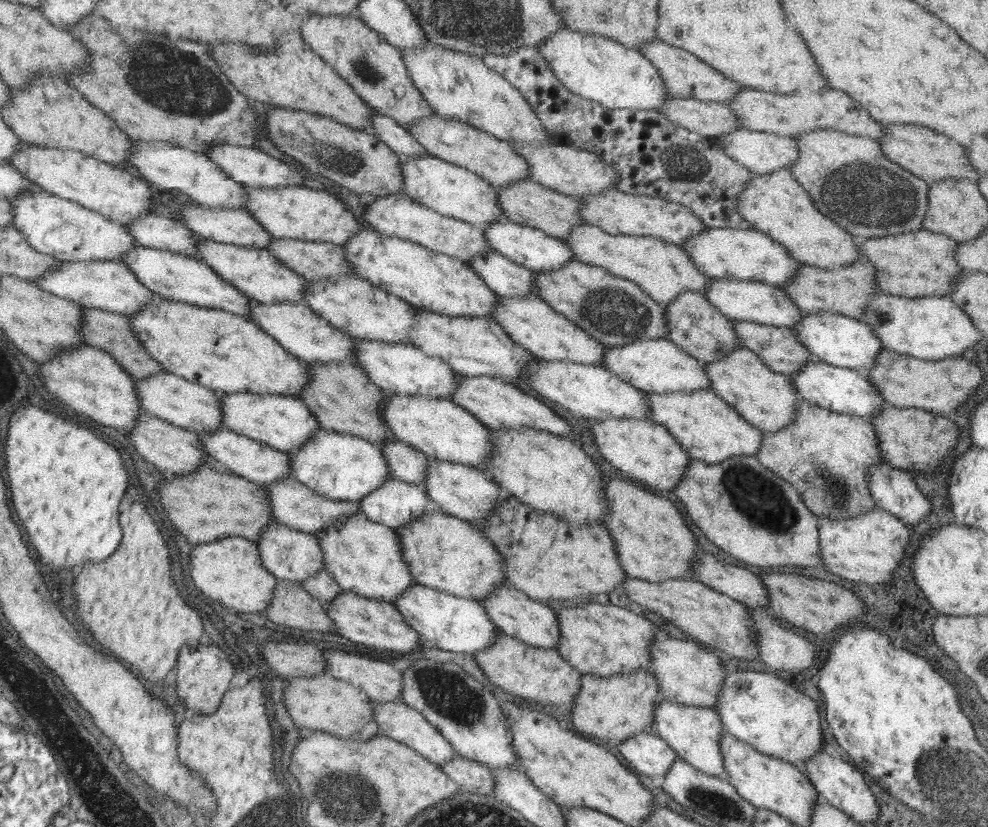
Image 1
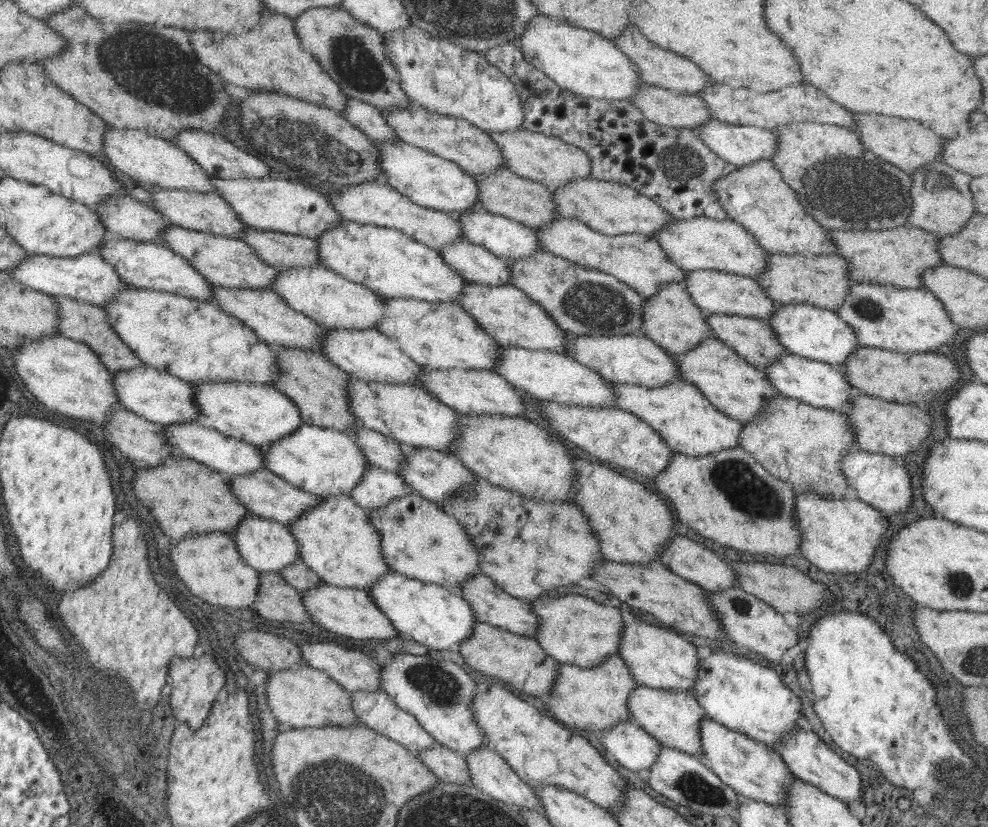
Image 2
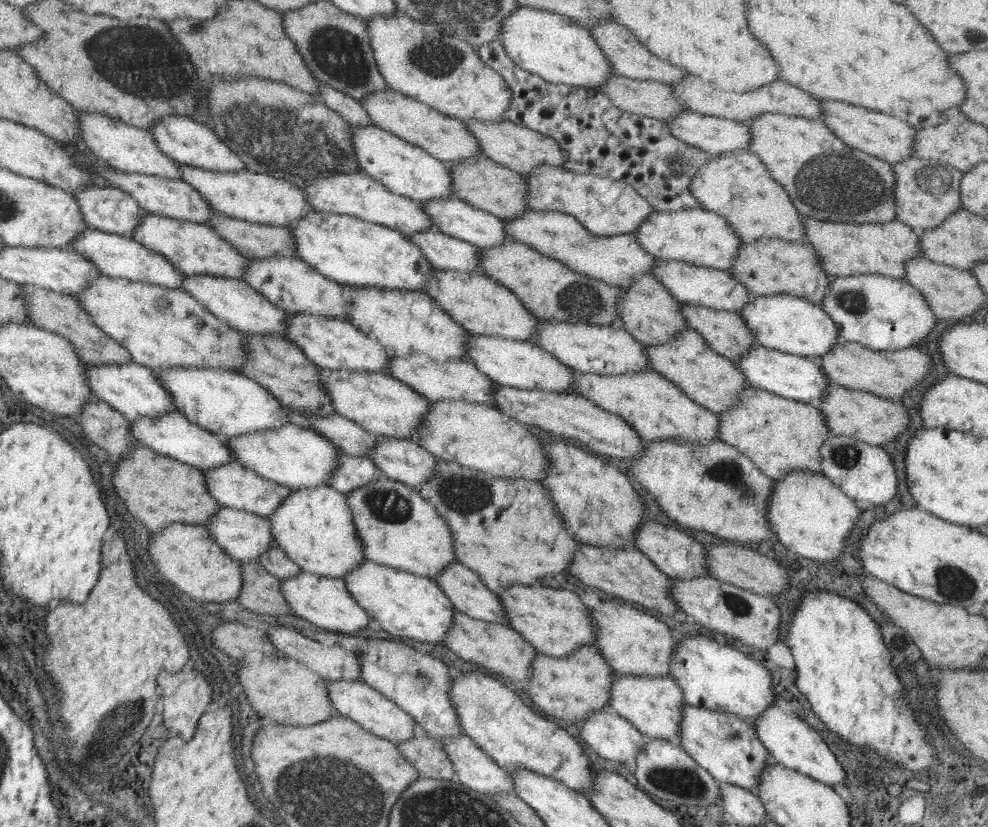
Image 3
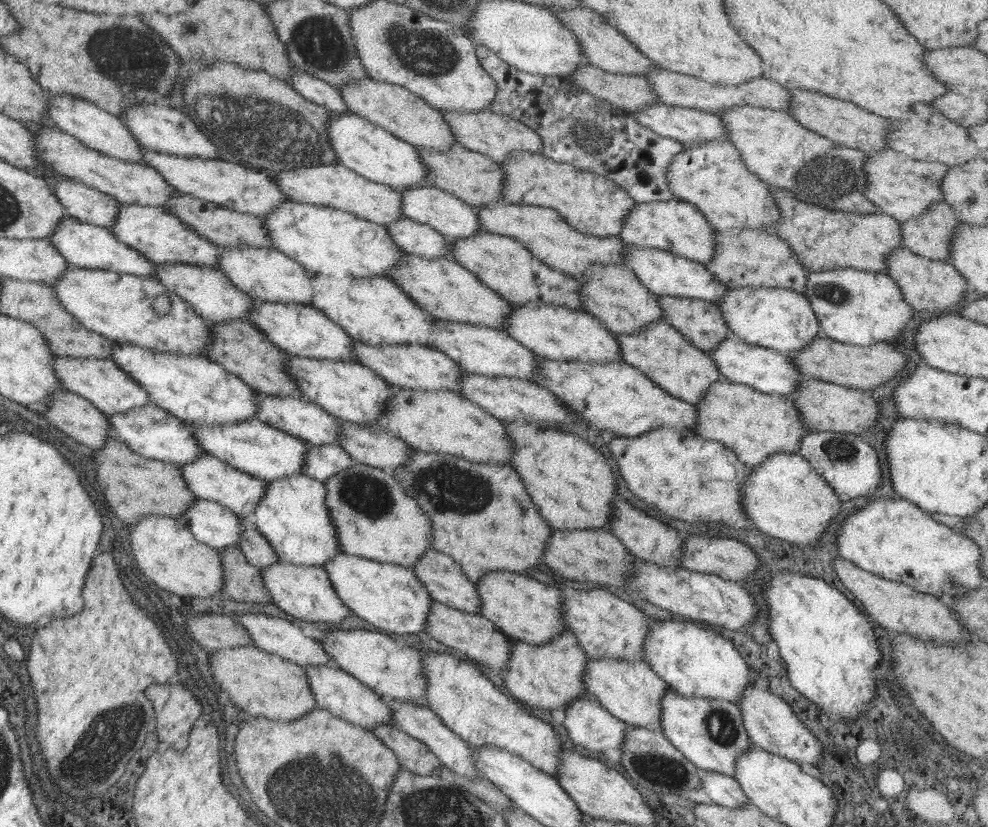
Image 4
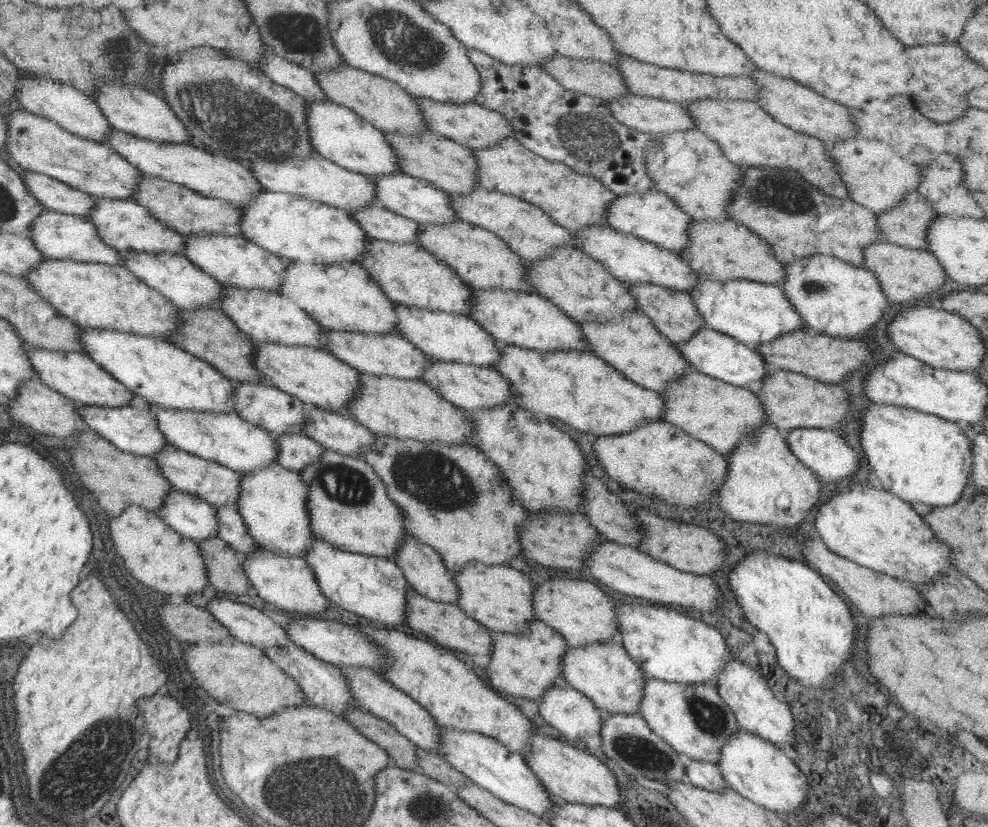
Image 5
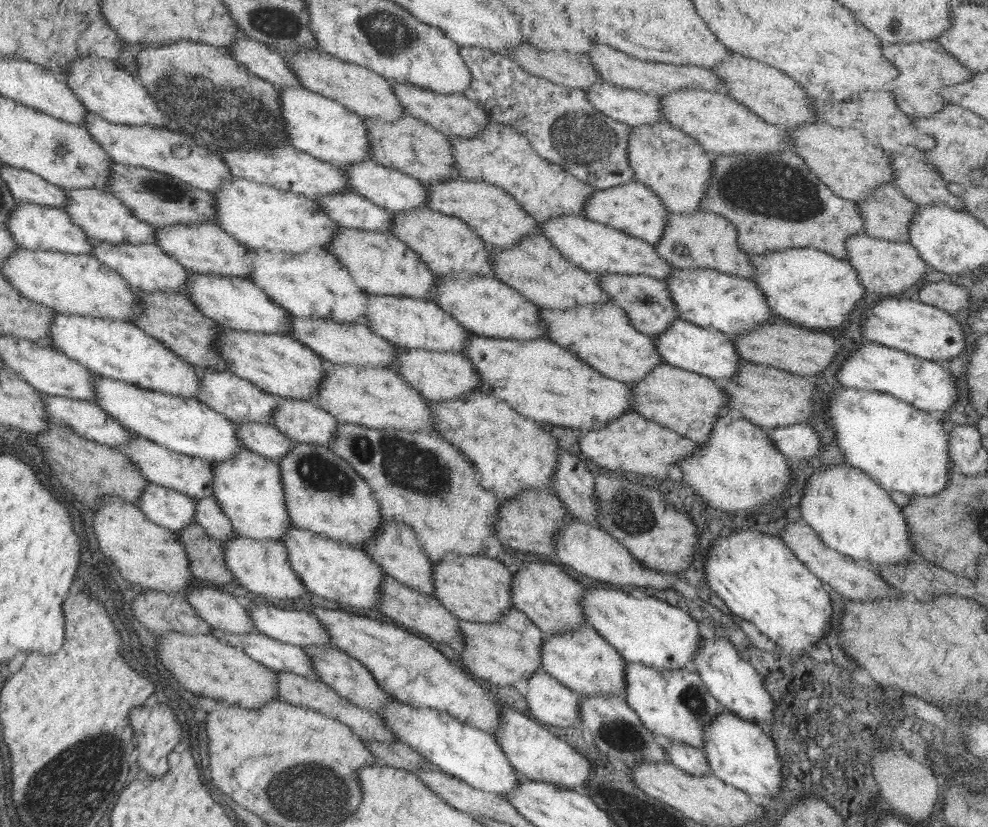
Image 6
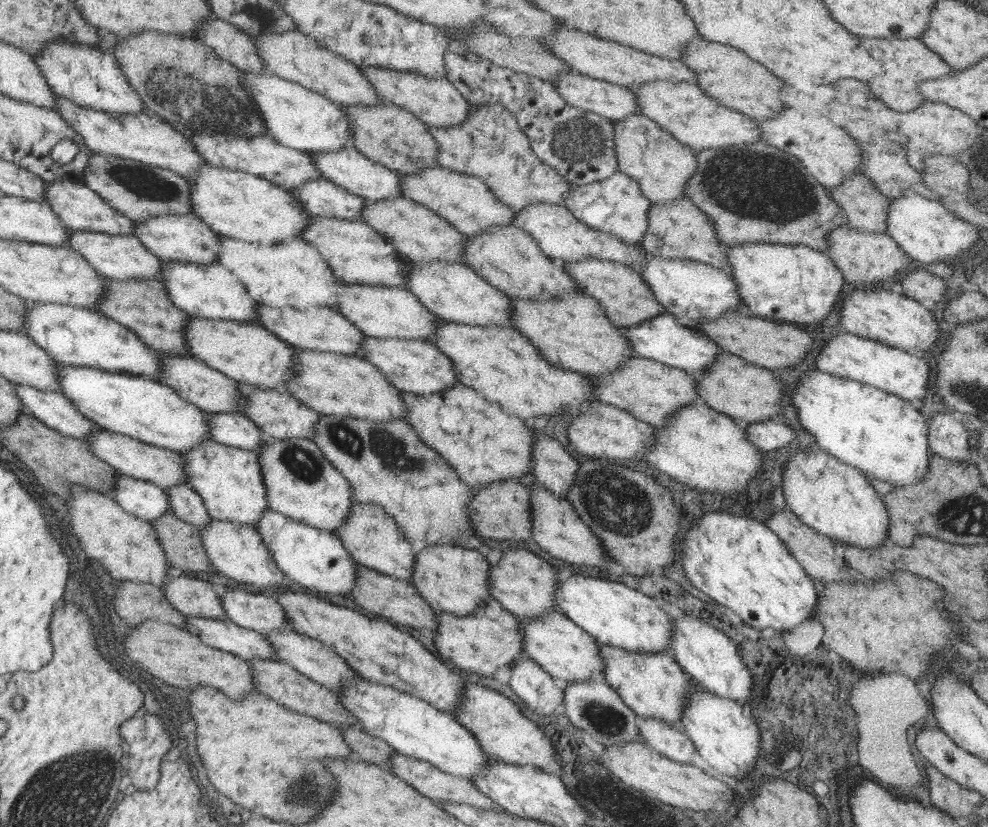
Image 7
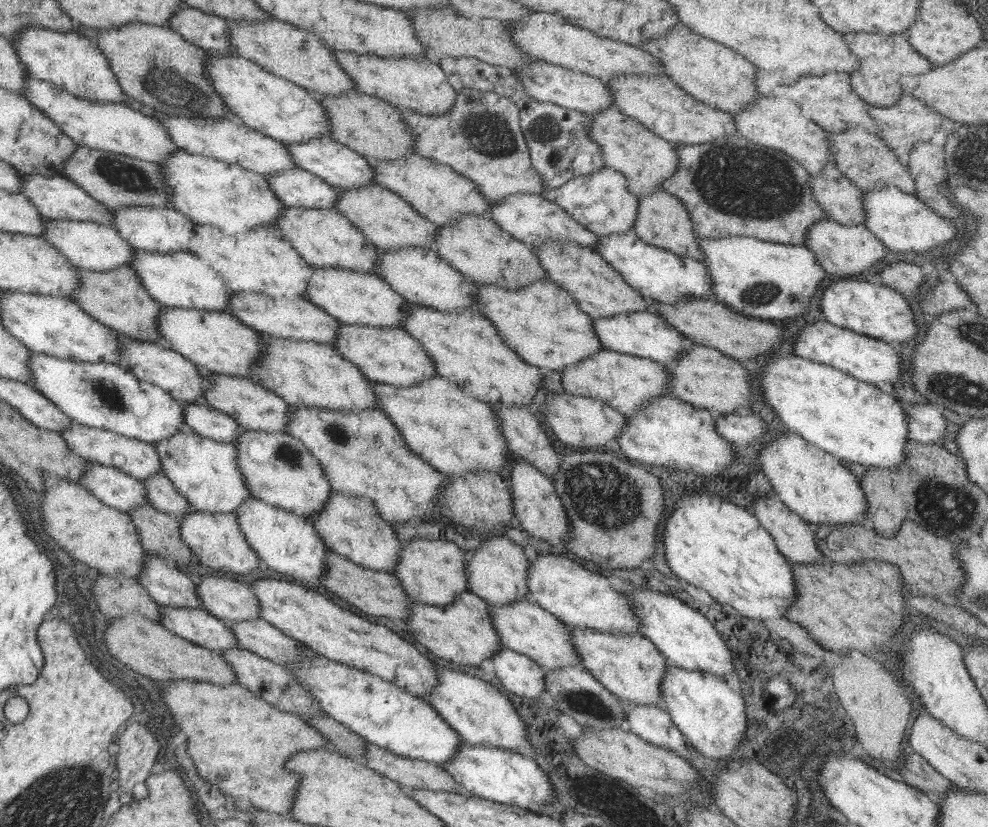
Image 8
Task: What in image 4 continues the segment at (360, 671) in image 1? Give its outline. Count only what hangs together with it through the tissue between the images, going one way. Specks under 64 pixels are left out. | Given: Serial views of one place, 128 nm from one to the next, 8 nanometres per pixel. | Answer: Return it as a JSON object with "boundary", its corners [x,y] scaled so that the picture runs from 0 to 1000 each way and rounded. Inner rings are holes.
{"boundary":[[[248,741],[242,742],[240,752],[248,759],[254,778],[268,788],[280,792],[284,797],[296,799],[305,808],[309,805],[324,805],[325,803],[337,805],[337,800],[332,796],[333,793],[329,791],[329,786],[325,784],[322,776],[308,769],[305,761],[297,757],[290,750],[265,741]]]}

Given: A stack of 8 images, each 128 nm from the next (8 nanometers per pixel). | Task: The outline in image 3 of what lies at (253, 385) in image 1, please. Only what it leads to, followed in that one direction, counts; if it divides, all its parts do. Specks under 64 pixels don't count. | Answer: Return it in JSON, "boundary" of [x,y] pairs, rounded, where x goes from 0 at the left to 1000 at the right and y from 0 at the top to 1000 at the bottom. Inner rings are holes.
{"boundary":[[[100,331],[100,335],[90,340],[90,345],[84,347],[84,352],[80,352],[74,359],[78,363],[78,368],[82,368],[82,372],[86,372],[88,382],[98,397],[102,398],[102,401],[118,412],[130,424],[133,438],[143,440],[149,446],[220,445],[241,451],[243,441],[248,437],[250,423],[248,423],[247,404],[230,392],[228,387],[222,387],[216,382],[202,364],[197,363],[185,351]],[[161,360],[169,363],[168,372],[160,370]]]}

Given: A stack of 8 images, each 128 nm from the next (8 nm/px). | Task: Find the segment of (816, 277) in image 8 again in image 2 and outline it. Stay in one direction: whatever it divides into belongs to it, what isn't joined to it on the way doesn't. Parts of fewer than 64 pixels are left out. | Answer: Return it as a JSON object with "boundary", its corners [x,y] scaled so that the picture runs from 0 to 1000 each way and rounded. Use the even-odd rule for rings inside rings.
{"boundary":[[[861,341],[845,378],[863,399],[869,420],[909,427],[953,427],[957,414],[965,414],[972,398],[961,387],[954,368],[934,348],[911,349],[890,342]]]}

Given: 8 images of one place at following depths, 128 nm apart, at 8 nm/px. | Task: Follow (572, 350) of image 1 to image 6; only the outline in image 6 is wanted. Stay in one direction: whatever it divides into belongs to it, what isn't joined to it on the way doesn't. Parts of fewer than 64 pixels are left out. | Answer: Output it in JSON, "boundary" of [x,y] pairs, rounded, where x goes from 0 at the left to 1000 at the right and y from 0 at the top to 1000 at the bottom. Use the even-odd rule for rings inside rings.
{"boundary":[[[341,273],[341,282],[329,296],[328,302],[339,310],[351,324],[353,334],[361,341],[361,346],[365,346],[373,357],[438,363],[438,347],[442,342],[442,333],[430,322],[422,305],[394,281]]]}

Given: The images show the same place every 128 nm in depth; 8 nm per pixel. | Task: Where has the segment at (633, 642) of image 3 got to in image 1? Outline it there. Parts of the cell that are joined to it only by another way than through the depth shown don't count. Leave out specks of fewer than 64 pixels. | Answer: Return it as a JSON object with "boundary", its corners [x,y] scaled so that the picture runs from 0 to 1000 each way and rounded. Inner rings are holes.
{"boundary":[[[683,765],[671,770],[663,768],[654,788],[657,794],[657,808],[653,811],[663,820],[669,845],[724,859],[726,838],[734,821],[734,810],[728,796],[721,791],[720,785],[704,779],[702,774],[691,775]]]}

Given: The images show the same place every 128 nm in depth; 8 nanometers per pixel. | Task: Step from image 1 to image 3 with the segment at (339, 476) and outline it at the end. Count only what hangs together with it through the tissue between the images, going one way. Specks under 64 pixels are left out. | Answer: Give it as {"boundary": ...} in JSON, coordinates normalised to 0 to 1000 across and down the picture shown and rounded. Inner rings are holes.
{"boundary":[[[288,511],[283,518],[260,520],[253,525],[244,525],[228,531],[228,539],[232,542],[234,551],[244,563],[252,566],[282,586],[295,591],[309,591],[331,585],[333,574],[341,562],[341,548],[344,543],[335,538],[331,532],[315,520]]]}

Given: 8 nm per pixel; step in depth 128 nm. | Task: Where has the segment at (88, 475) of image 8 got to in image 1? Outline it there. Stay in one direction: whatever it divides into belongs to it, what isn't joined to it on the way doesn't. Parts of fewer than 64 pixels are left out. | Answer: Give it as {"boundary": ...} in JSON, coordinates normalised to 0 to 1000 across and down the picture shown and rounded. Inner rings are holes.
{"boundary":[[[280,631],[272,632],[264,640],[262,652],[258,653],[258,658],[260,658],[260,667],[264,672],[266,687],[280,700],[299,703],[303,706],[309,701],[309,698],[327,688],[325,658],[316,646],[303,643],[301,640],[293,638]]]}

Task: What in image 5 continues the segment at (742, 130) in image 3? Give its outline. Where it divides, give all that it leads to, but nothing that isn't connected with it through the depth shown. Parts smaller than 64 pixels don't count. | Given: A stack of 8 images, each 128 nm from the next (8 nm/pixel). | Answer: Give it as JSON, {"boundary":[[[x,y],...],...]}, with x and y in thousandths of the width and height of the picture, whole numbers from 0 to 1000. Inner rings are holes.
{"boundary":[[[633,112],[612,123],[620,140],[637,155],[657,163],[672,163],[703,156],[701,145],[689,125]]]}

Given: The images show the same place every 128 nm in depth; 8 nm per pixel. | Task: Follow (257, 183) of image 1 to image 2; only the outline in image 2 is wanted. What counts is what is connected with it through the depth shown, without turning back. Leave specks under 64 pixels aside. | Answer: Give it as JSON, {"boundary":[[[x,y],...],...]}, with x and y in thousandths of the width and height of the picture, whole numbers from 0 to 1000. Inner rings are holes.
{"boundary":[[[183,156],[177,163],[177,169],[171,170],[175,170],[179,179],[183,179],[214,215],[241,216],[271,213],[272,206],[267,196],[248,183],[242,181],[240,177],[230,170],[223,162],[209,161],[201,156]]]}

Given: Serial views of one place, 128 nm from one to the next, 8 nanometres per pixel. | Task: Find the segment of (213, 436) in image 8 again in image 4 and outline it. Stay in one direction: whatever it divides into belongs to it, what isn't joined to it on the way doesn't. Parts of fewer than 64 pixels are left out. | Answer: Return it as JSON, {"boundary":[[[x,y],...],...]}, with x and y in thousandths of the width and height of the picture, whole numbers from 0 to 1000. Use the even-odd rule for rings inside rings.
{"boundary":[[[313,537],[313,549],[309,550],[309,560],[305,562],[305,573],[327,583],[333,576],[349,568],[357,559],[353,549],[341,538]]]}

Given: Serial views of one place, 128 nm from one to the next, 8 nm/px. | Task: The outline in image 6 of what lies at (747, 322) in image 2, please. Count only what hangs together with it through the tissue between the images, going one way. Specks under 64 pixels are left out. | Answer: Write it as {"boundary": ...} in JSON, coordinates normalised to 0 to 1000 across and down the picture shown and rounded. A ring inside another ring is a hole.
{"boundary":[[[633,330],[603,333],[608,351],[616,358],[615,365],[620,365],[633,377],[633,382],[637,382],[637,389],[641,392],[641,397],[645,401],[663,406],[665,403],[673,400],[677,395],[677,391],[681,391],[681,386],[687,385],[685,372],[681,370],[681,360],[677,358],[677,348],[675,348],[675,343],[672,343],[671,339],[668,340],[655,333]]]}

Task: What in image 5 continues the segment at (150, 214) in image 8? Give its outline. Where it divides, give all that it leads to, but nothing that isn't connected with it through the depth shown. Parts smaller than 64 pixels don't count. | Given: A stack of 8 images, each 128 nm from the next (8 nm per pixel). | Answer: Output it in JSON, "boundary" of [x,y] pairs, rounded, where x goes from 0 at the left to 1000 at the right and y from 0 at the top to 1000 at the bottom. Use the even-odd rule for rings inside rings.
{"boundary":[[[188,284],[185,294],[185,307],[193,319],[203,324],[207,331],[231,347],[243,349],[266,349],[283,353],[286,343],[287,314],[283,316],[279,306],[262,300],[246,285],[238,284]]]}

